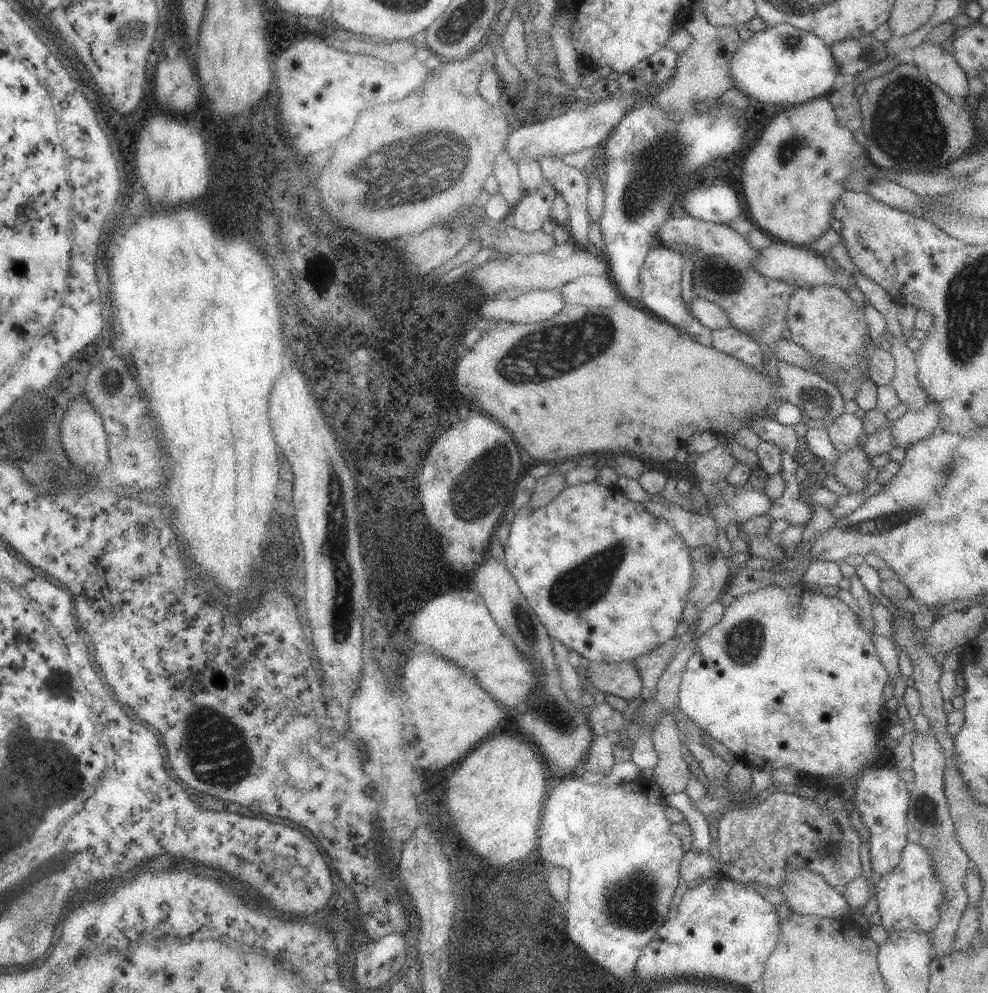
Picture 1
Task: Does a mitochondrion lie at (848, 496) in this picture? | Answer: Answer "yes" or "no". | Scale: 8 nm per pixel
no

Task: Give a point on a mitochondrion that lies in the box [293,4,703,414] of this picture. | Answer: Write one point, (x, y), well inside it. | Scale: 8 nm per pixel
(426, 153)

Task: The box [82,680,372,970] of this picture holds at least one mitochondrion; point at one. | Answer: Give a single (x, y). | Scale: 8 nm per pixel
(204, 745)

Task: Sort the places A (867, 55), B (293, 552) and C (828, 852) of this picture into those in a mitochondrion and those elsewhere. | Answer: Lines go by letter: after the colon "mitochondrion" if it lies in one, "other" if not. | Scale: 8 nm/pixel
A: other
B: other
C: mitochondrion

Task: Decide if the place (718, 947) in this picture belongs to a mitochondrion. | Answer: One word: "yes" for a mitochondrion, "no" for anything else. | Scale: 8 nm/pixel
no

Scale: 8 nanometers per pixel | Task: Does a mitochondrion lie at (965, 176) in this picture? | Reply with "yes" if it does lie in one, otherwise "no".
no

